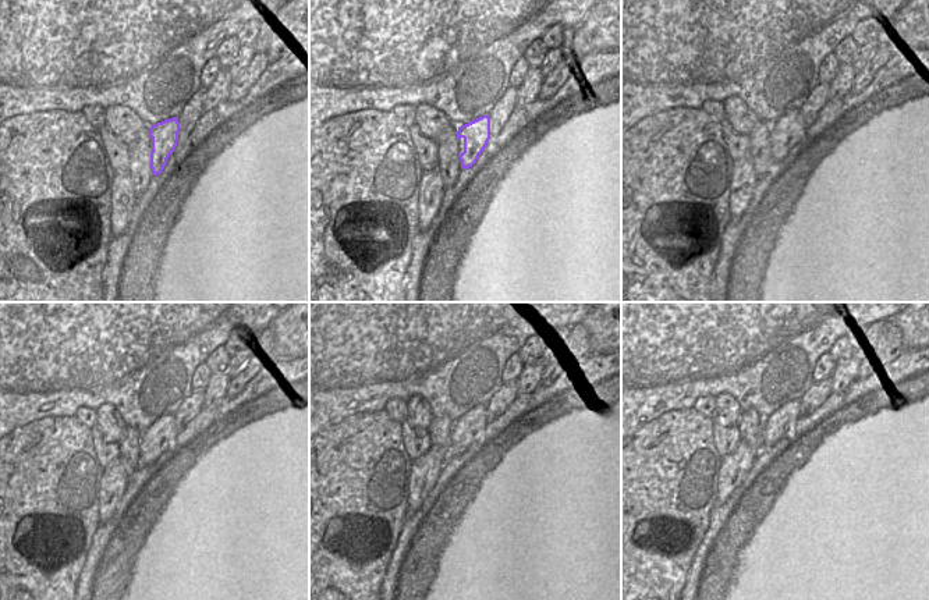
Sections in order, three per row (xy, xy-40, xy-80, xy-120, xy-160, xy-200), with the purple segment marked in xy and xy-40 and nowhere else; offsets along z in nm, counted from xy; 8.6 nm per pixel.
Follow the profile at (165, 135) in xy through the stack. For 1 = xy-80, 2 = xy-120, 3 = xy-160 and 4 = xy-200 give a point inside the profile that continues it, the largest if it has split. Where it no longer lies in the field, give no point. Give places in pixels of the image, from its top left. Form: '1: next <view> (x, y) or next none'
1: next xy-80 (789, 128)
2: next xy-120 (162, 436)
3: next xy-160 (467, 432)
4: next xy-200 (779, 430)

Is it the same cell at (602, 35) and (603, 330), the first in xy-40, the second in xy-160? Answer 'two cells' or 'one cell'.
one cell

